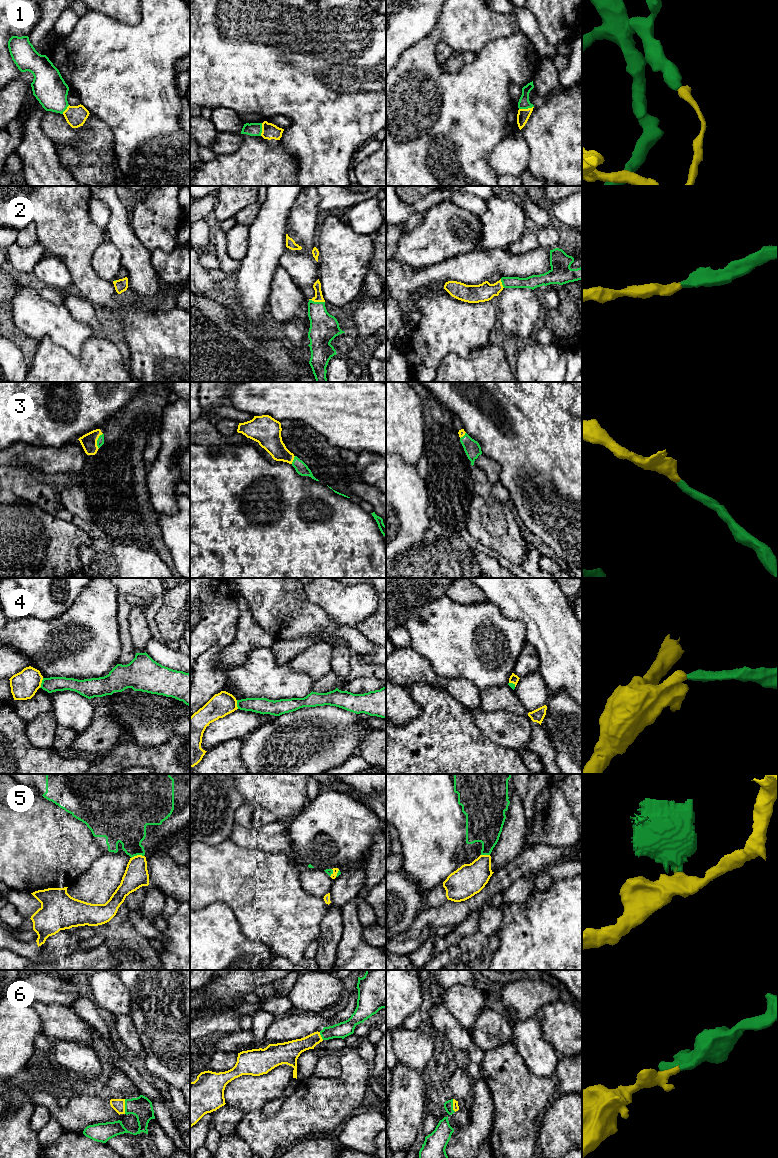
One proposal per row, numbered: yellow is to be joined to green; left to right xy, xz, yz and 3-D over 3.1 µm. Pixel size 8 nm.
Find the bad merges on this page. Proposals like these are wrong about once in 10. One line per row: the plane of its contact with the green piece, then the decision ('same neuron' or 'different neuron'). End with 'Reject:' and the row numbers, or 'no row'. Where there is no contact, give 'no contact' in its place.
1: meets green in yz; different neuron
2: meets green in xz; same neuron
3: meets green in xy; same neuron
4: meets green in xy; different neuron
5: meets green in xy; different neuron
6: meets green in xy; same neuron
Reject: 1, 4, 5

